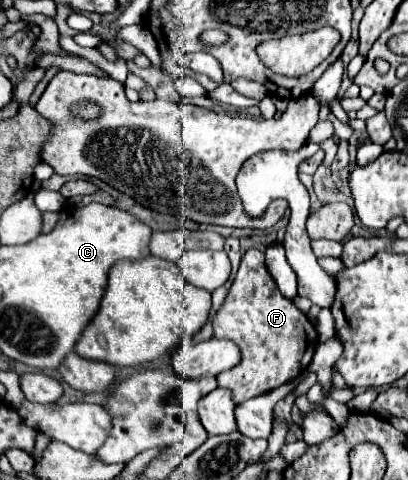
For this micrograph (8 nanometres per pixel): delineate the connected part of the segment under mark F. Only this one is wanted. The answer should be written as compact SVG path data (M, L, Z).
M255 247L245 251L227 297L213 319L213 331L215 337L229 339L241 349L241 361L231 371L217 375L219 387L231 389L237 405L301 375L311 363L319 343L313 323L291 299L281 295L265 267L265 253Z

